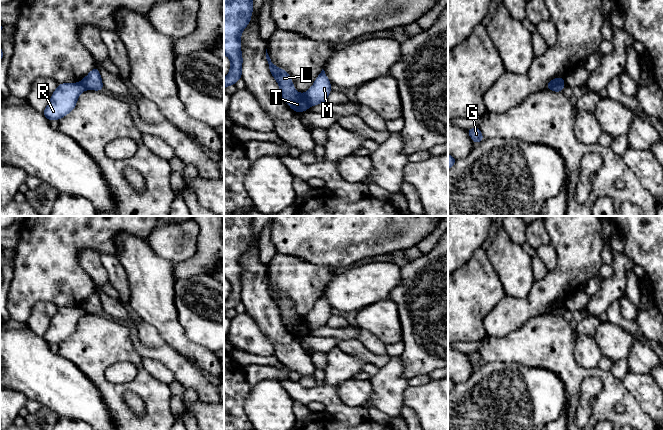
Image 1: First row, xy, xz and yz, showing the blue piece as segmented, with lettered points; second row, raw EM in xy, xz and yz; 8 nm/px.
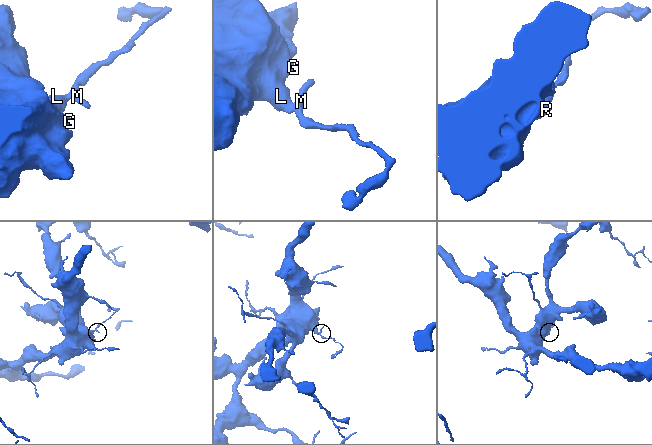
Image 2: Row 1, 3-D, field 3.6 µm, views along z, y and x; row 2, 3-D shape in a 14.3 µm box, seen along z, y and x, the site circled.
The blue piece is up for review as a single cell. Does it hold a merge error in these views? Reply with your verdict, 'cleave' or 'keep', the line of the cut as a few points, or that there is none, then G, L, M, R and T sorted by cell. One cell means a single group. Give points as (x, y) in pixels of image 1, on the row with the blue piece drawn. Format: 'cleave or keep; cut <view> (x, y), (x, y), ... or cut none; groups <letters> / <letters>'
cleave; cut yz (563, 80), (548, 88); groups G L R T / M

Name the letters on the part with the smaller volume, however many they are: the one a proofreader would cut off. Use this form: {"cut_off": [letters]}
{"cut_off": ["M"]}

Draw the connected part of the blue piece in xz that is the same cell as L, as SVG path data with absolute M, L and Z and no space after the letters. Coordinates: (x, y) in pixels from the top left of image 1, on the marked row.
M266 49L266 59L269 64L269 70L275 80L278 82L280 87L280 92L283 100L289 104L289 107L294 111L301 113L308 110L309 103L305 94L297 93L290 75L284 70L276 67L272 62L267 53Z

